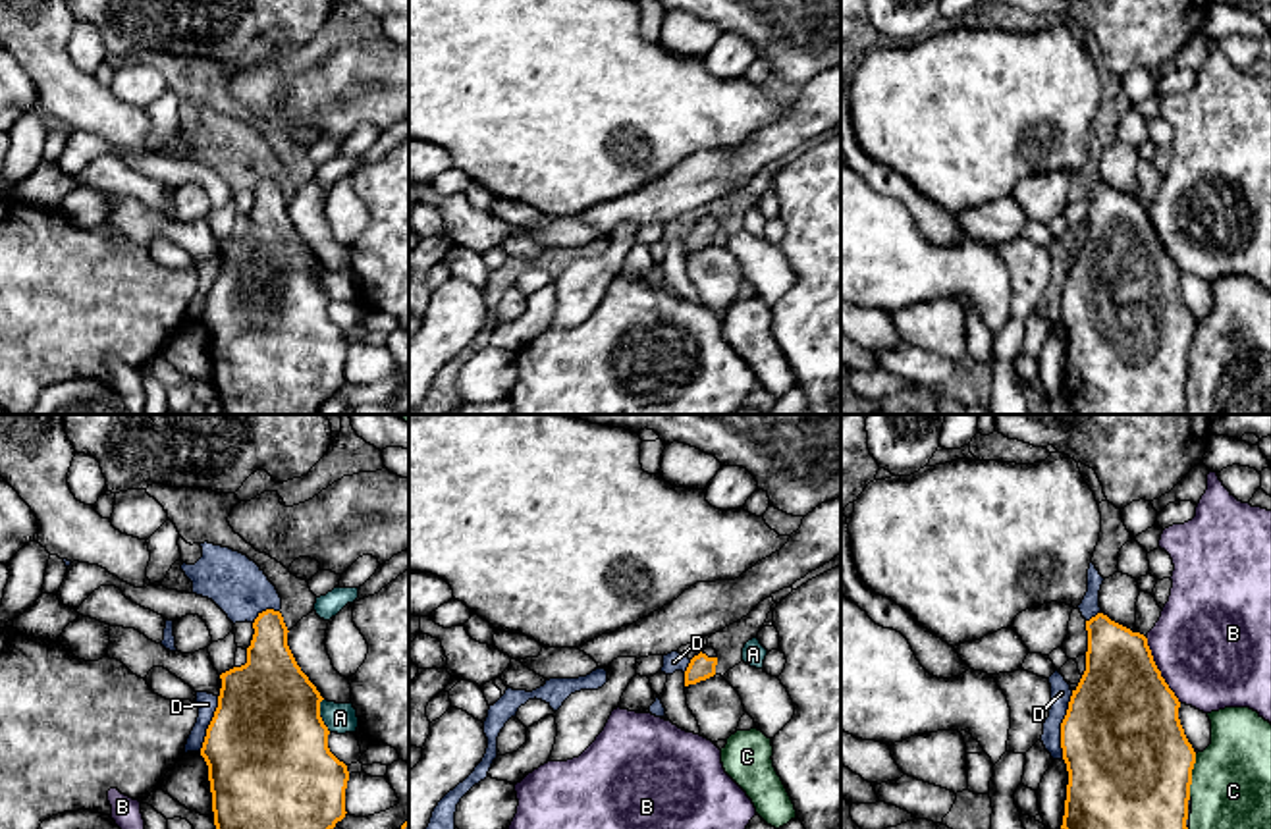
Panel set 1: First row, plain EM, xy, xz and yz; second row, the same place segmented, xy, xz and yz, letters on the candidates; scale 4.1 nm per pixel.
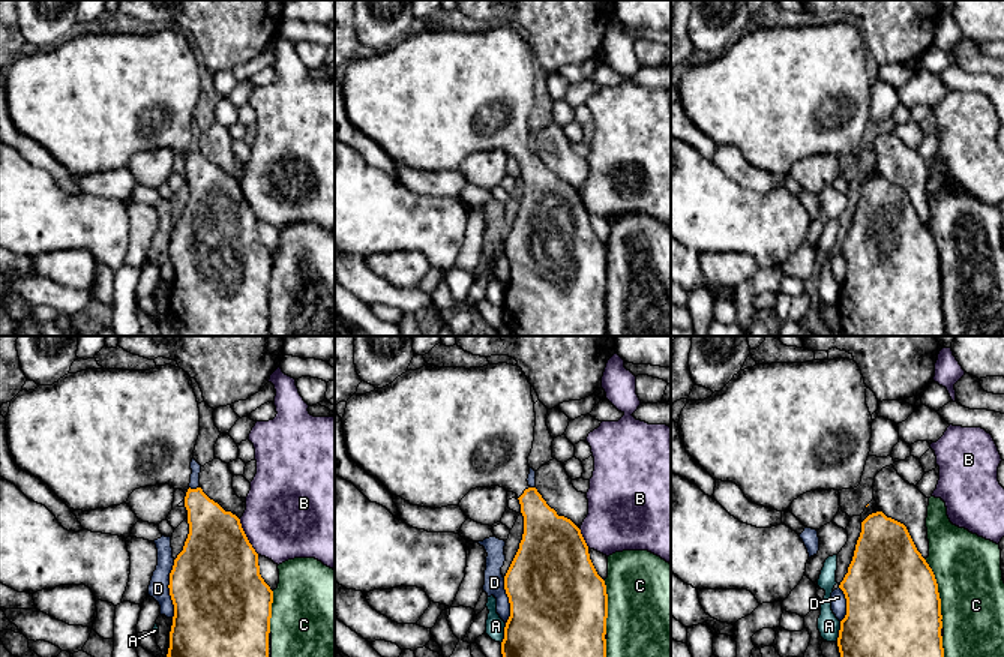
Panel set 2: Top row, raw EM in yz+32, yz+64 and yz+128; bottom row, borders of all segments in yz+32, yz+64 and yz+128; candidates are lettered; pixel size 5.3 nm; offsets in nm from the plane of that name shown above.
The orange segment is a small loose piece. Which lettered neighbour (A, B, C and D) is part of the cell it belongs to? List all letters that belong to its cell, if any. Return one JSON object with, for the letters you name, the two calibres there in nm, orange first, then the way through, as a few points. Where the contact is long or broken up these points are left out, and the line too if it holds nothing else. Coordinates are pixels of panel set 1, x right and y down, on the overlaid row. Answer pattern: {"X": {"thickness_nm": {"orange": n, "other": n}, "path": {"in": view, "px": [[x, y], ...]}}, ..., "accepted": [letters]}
{"accepted": []}

